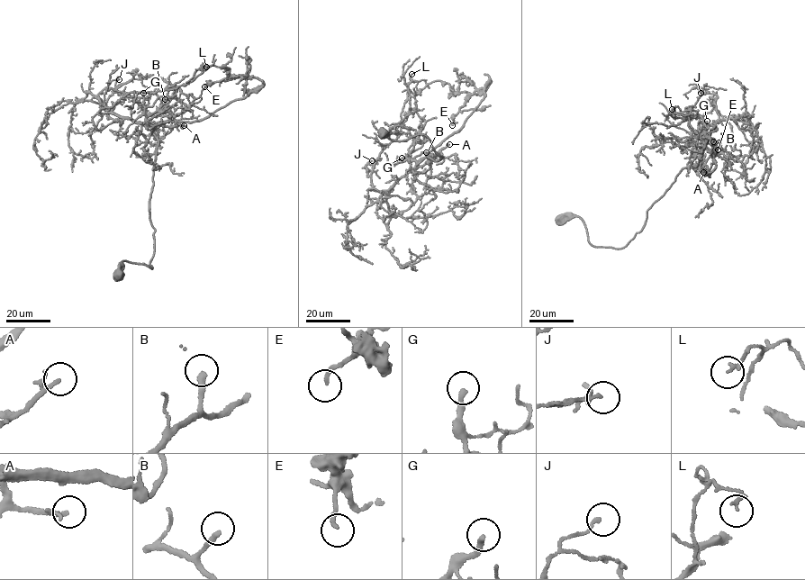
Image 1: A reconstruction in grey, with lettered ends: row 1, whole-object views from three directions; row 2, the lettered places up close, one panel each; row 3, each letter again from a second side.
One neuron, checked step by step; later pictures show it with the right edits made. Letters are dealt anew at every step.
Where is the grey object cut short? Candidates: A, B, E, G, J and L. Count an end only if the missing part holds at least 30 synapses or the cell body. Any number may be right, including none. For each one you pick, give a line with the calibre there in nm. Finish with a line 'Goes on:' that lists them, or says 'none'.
A: 100 nm
B: 240 nm
G: 240 nm
Goes on: A, B, G

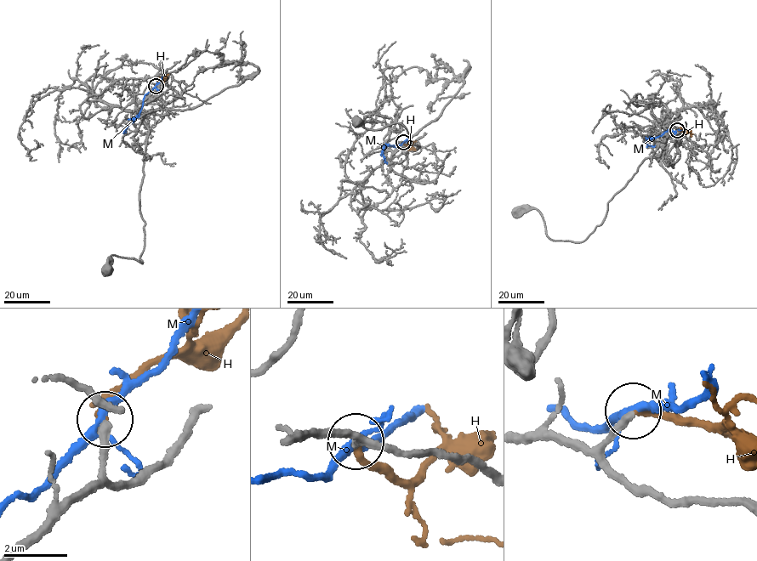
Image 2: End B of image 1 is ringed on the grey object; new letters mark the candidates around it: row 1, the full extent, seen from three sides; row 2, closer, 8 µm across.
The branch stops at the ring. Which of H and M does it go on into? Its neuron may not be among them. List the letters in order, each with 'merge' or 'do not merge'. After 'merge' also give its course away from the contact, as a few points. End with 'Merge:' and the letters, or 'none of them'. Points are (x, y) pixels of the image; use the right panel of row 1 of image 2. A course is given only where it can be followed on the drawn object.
H: merge; course (677, 130), (686, 133), (690, 130), (691, 137)
M: do not merge
Merge: H

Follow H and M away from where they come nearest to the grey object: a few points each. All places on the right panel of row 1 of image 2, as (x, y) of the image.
H: (677, 130), (686, 133), (690, 130), (691, 137)
M: (676, 131), (668, 130), (654, 138), (646, 138), (646, 144), (655, 145)

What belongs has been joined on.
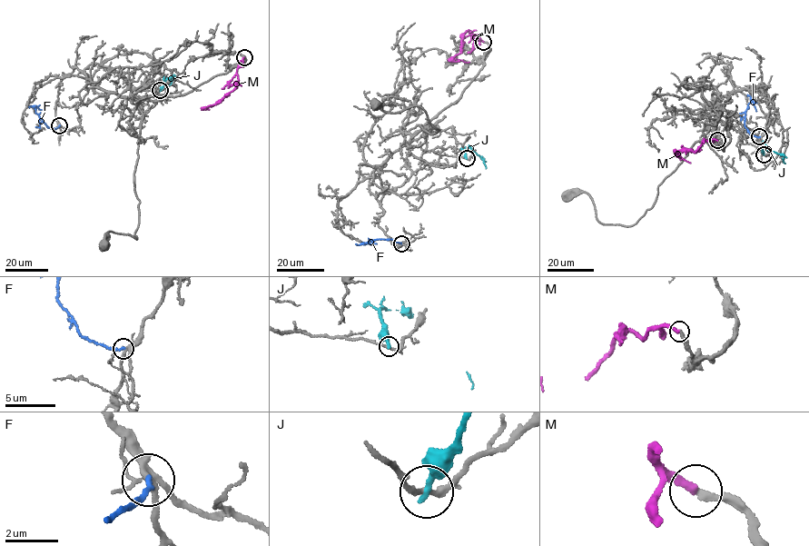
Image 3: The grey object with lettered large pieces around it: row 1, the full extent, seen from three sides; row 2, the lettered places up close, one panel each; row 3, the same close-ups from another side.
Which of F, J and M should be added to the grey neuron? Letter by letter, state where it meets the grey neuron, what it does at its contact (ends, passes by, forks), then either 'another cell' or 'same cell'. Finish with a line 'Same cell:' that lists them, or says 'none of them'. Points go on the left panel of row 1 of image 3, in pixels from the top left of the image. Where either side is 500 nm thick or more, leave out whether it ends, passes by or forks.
F: meets grey at (59, 125); it ends there; another cell
J: meets grey at (160, 90); it ends there; another cell
M: meets grey at (244, 57); it ends there; same cell
Same cell: M

